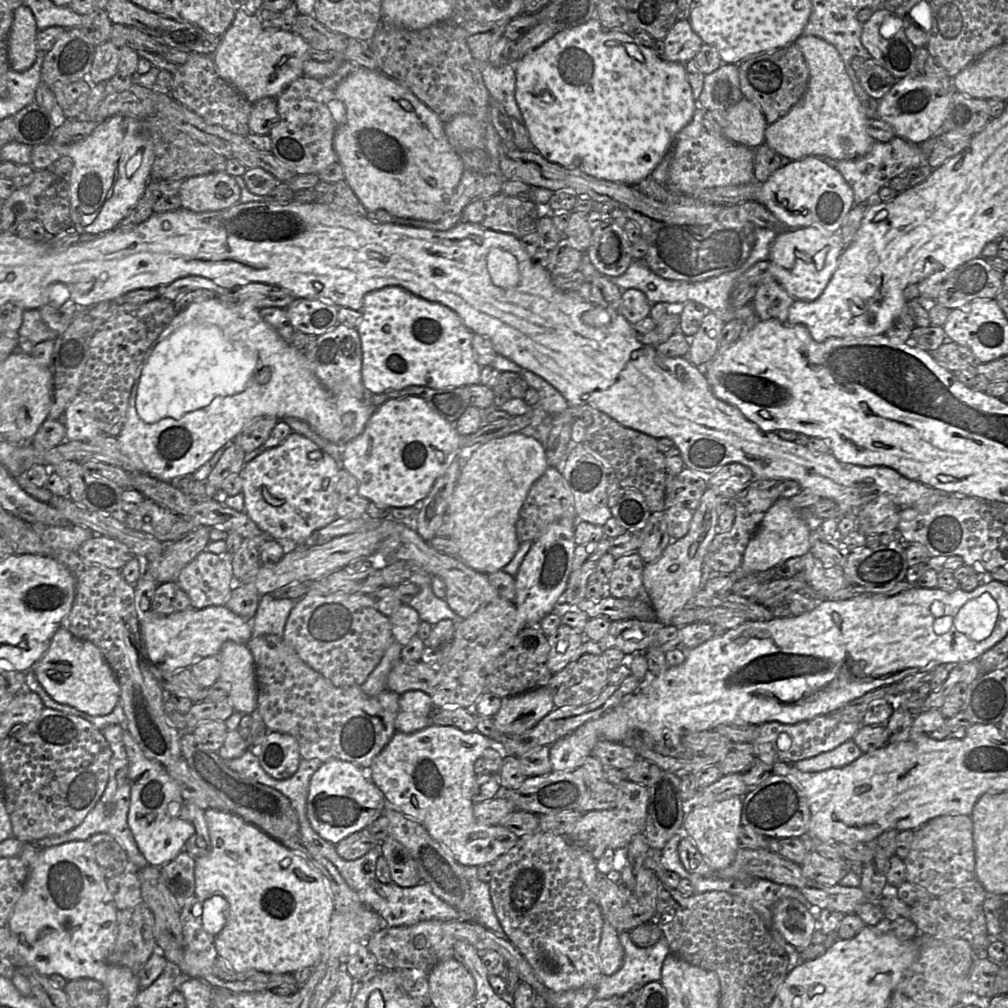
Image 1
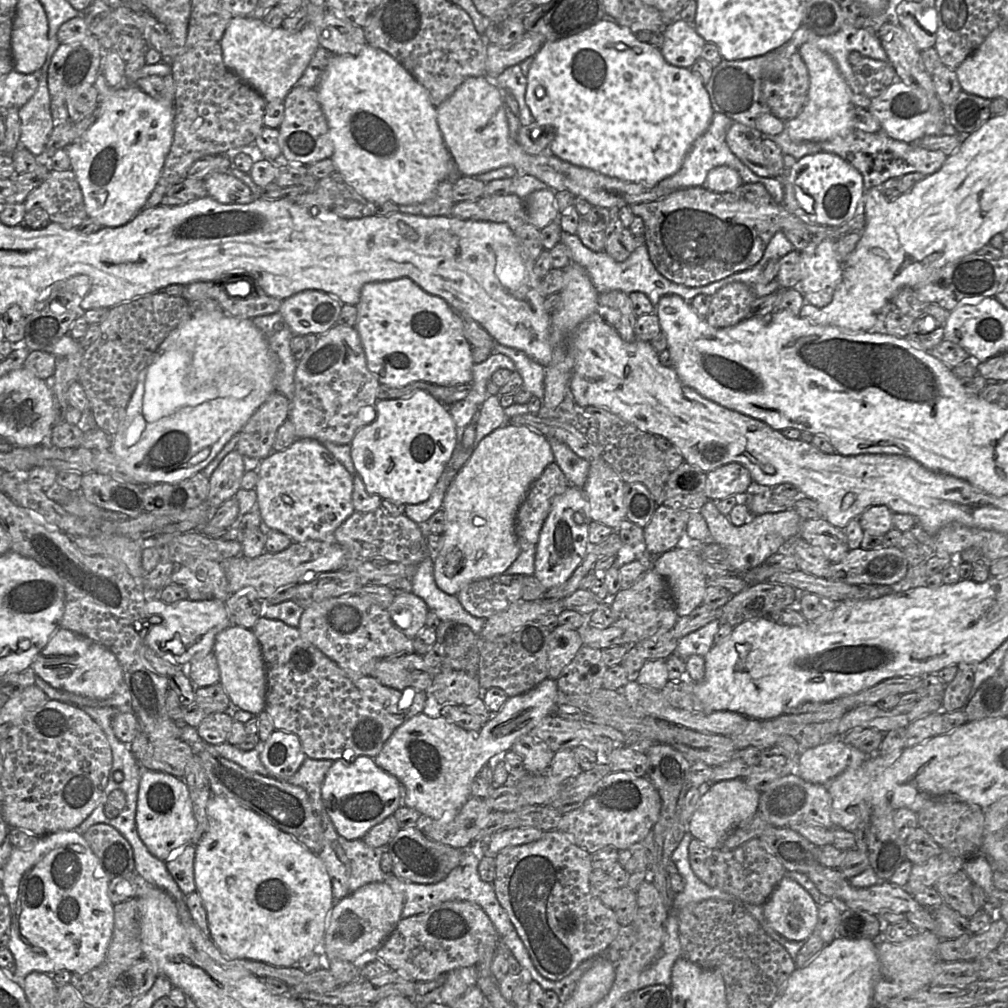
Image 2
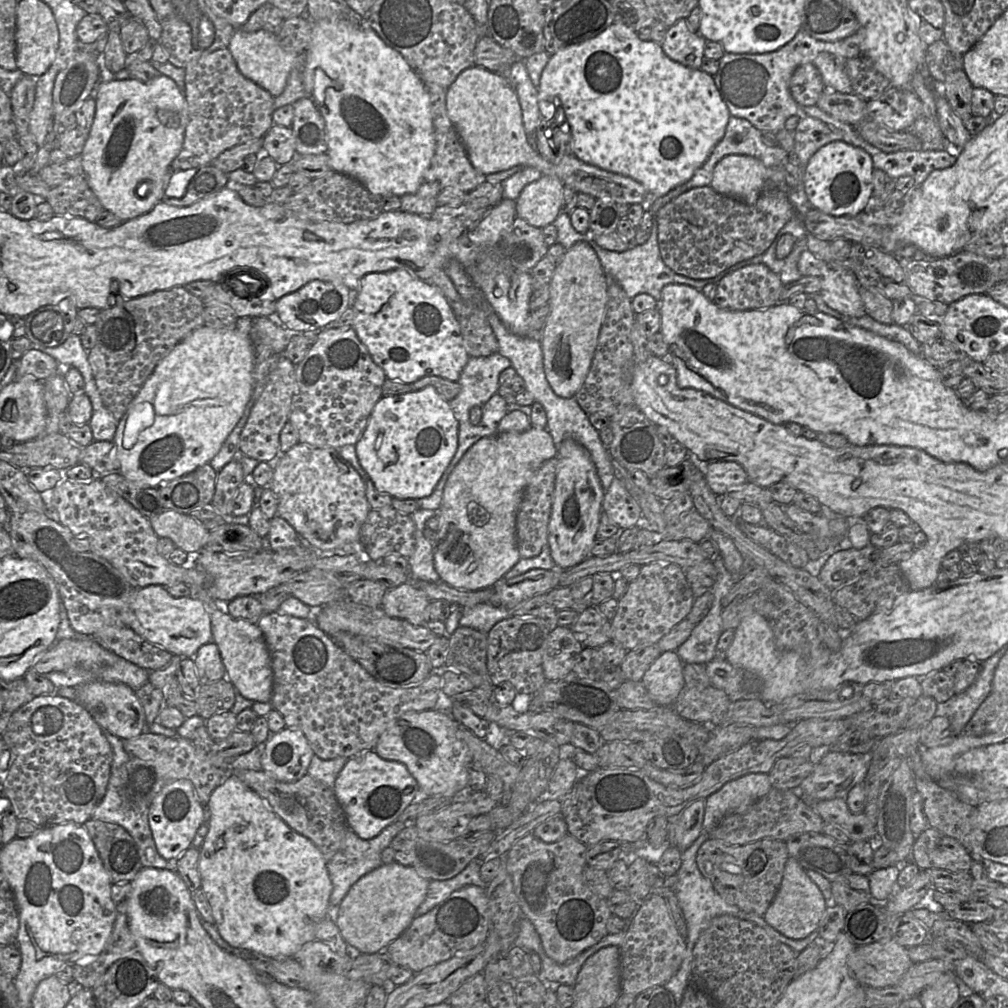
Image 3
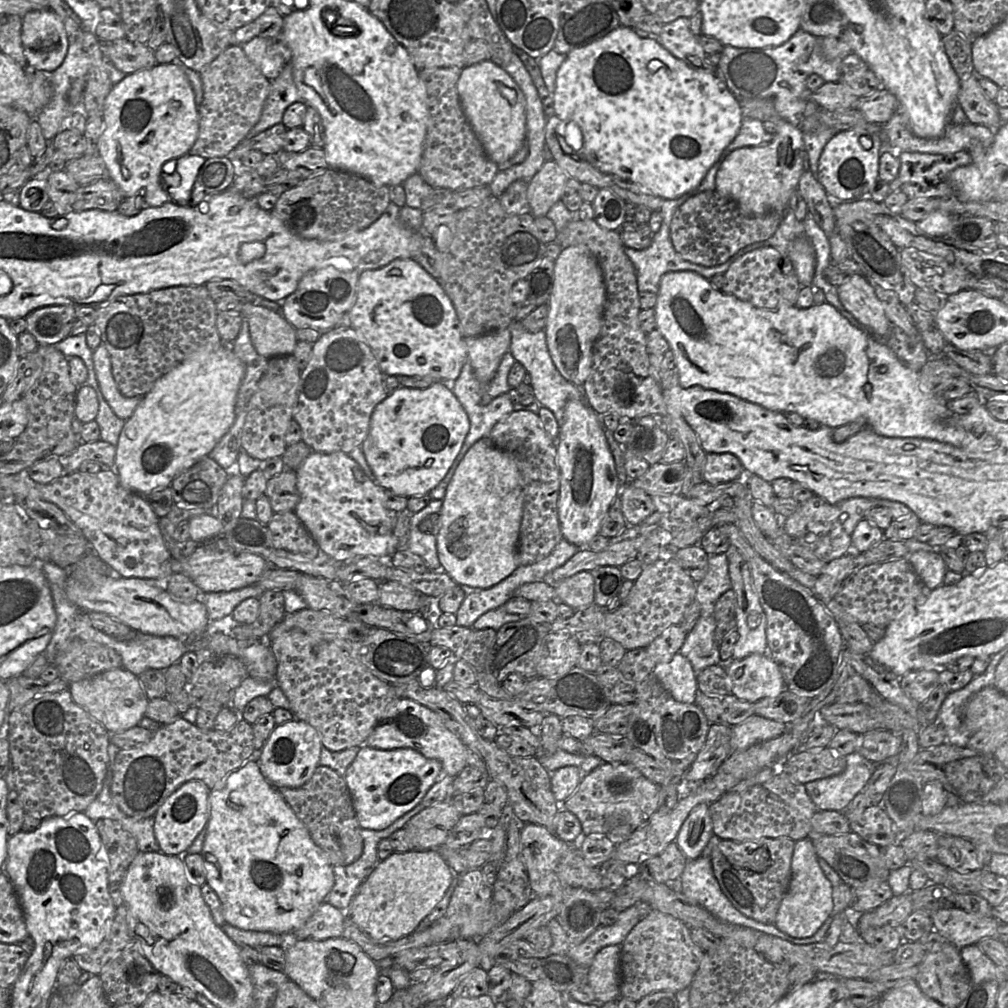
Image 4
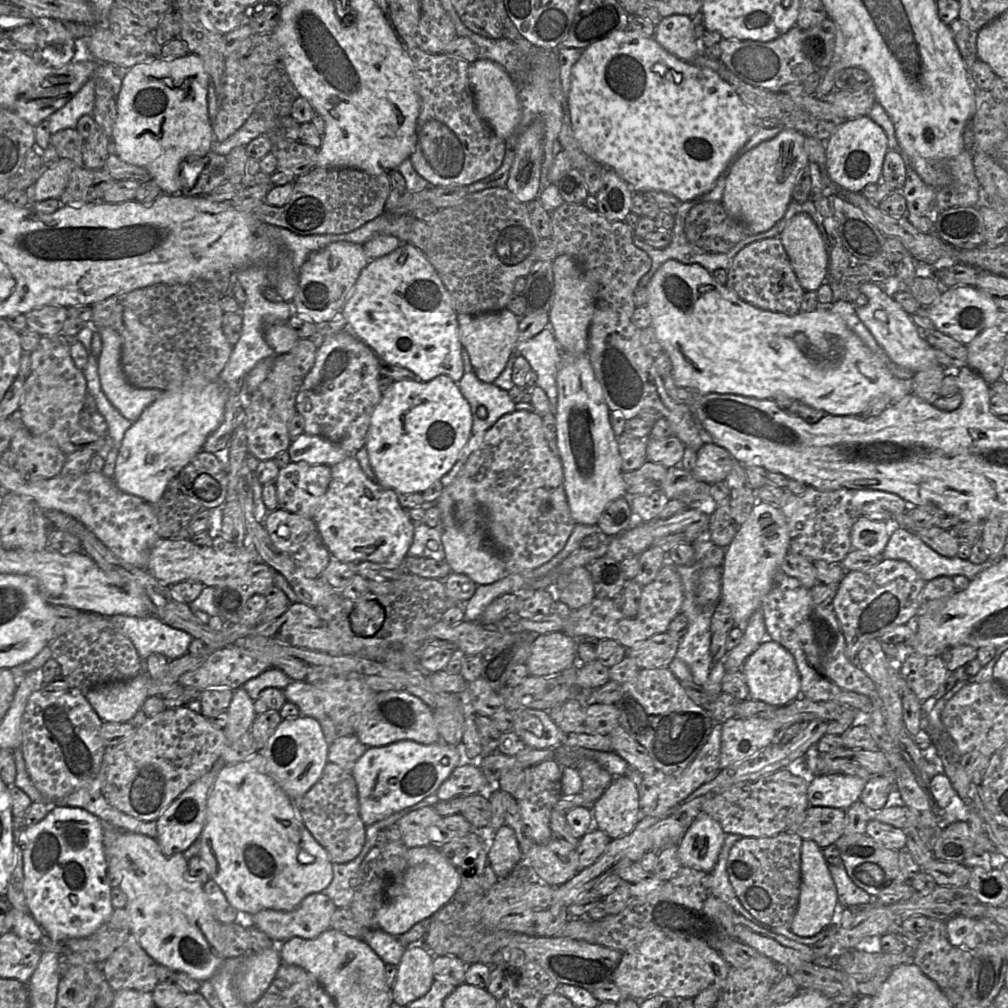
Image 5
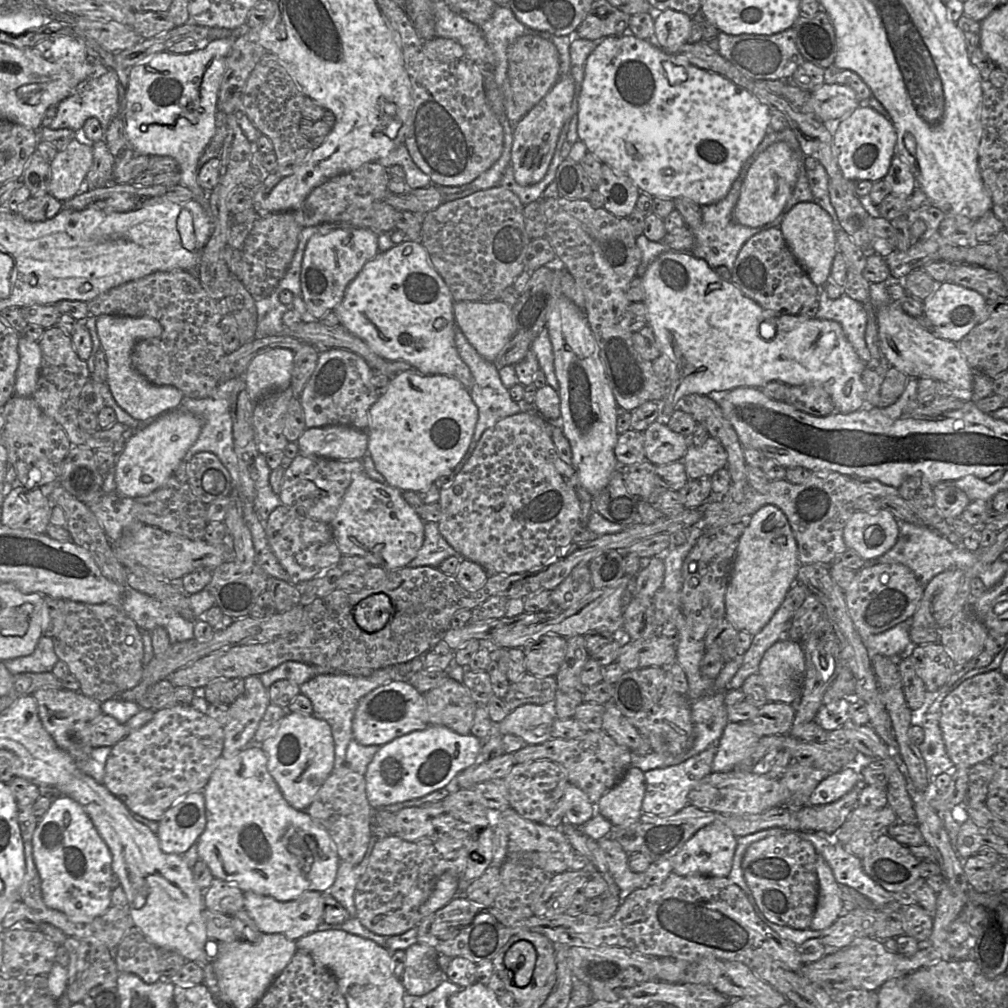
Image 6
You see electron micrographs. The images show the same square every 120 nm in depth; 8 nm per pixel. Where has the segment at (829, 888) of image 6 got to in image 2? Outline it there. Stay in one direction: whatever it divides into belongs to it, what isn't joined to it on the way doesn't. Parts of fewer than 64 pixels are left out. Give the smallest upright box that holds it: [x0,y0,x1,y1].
[764,877,819,941]

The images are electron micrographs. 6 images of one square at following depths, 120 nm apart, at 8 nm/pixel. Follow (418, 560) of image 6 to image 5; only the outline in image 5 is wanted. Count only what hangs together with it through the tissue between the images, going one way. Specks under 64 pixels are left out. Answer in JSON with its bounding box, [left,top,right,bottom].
[408,523,445,561]

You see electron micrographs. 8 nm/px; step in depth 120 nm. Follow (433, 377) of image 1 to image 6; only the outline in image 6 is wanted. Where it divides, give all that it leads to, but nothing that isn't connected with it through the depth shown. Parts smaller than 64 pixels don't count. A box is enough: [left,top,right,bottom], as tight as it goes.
[334,241,474,390]

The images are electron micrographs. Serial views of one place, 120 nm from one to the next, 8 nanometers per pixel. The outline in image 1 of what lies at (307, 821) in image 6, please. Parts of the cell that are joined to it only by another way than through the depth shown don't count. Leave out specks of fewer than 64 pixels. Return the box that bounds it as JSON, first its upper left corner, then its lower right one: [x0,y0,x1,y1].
[194,809,335,973]

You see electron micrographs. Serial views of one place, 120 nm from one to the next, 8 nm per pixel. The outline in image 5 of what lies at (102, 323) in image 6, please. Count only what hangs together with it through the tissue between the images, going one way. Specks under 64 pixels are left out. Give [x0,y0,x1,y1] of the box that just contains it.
[97,327,163,423]

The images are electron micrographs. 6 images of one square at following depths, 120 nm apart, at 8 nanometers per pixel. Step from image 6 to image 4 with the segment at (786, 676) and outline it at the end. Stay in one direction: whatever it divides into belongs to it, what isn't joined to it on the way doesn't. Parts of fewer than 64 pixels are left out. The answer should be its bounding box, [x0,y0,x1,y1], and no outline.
[725,654,786,703]

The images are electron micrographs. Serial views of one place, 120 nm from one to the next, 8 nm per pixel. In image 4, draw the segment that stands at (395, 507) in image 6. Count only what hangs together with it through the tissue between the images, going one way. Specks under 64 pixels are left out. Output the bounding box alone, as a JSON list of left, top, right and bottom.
[294,451,398,563]

